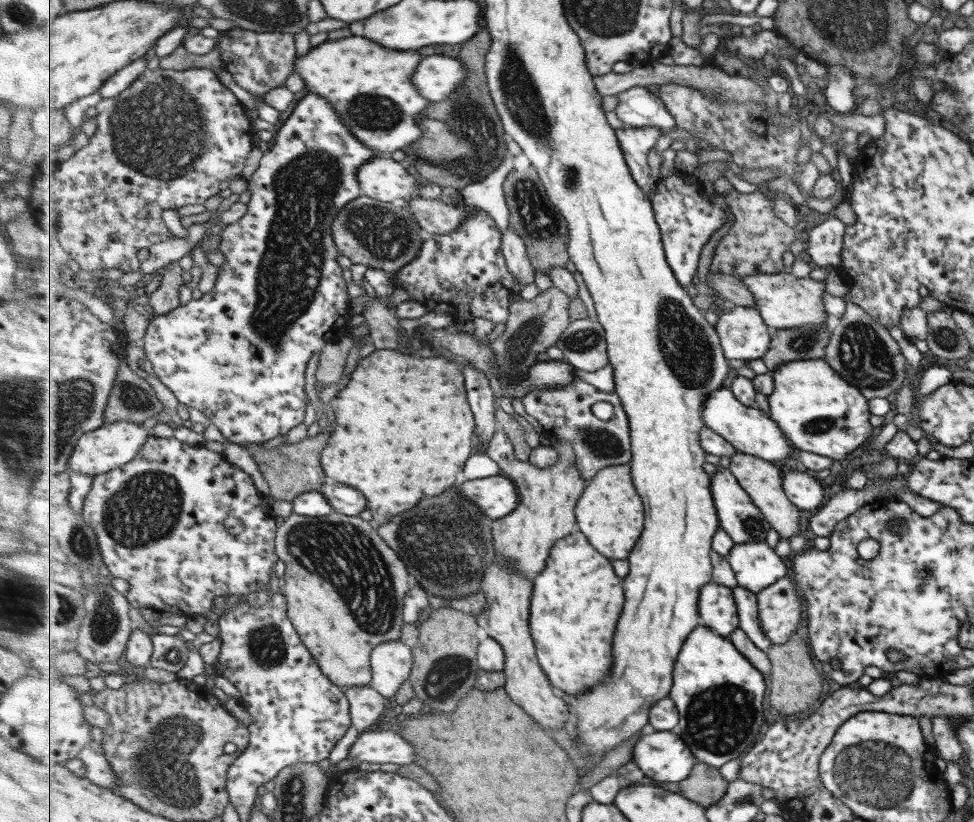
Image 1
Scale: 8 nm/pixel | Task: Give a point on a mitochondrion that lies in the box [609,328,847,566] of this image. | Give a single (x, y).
(753, 526)

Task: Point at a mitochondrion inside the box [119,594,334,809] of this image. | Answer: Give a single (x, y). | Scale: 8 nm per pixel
(267, 645)

